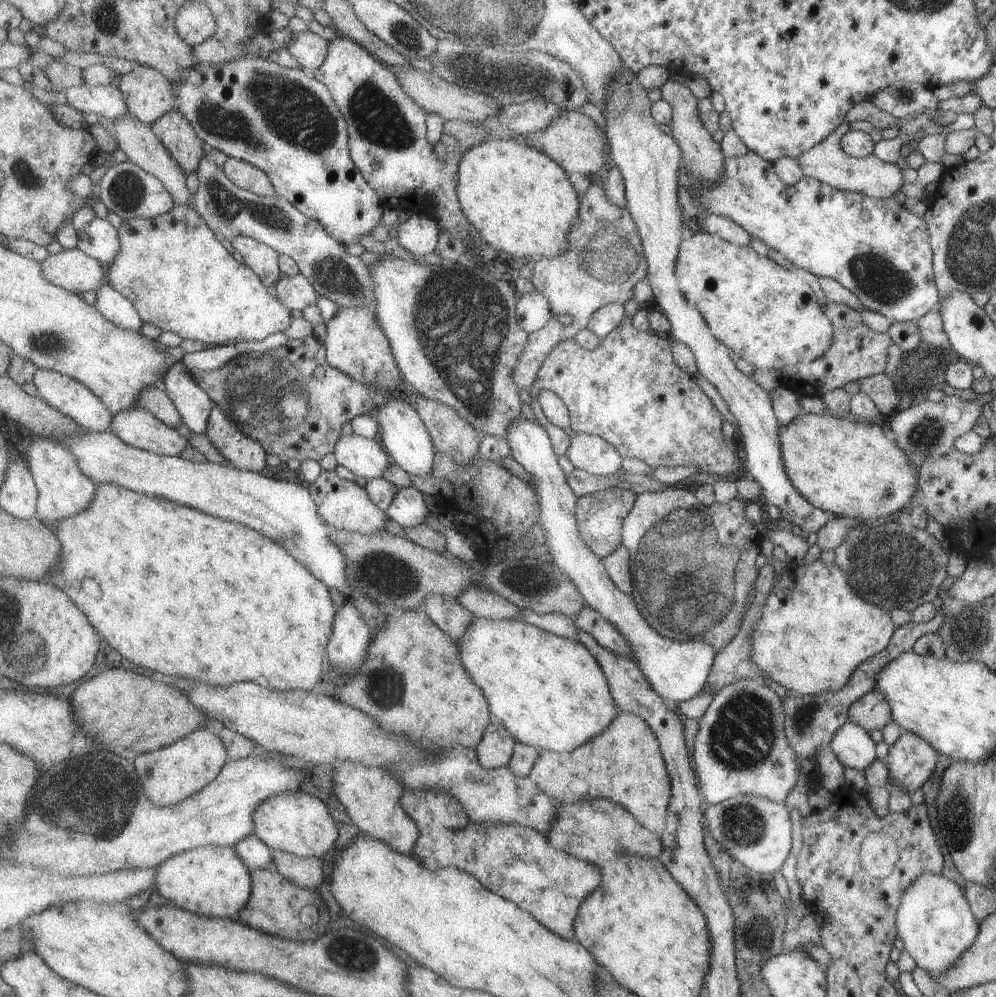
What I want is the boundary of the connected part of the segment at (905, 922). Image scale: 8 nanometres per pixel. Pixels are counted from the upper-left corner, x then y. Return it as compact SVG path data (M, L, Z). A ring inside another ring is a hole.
M921 874L901 894L895 916L897 937L904 944L916 966L931 977L945 974L957 958L973 944L979 923L969 908L965 895L955 882L940 874Z

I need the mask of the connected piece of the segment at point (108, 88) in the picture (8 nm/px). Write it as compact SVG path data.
M110 85L69 87L65 90L67 102L85 115L90 112L109 120L121 120L130 114L120 86Z

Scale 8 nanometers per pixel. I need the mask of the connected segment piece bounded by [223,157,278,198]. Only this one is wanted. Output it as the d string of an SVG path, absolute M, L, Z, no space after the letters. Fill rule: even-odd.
M228 157L223 168L229 176L229 180L232 180L233 184L237 184L239 188L264 197L273 198L278 195L272 180L266 172L263 172L262 168L233 157Z

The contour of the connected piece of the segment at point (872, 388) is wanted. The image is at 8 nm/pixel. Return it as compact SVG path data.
M883 373L867 376L857 380L859 391L867 394L877 406L877 410L883 414L889 414L891 410L895 410L899 396L893 390L893 379L887 378Z

